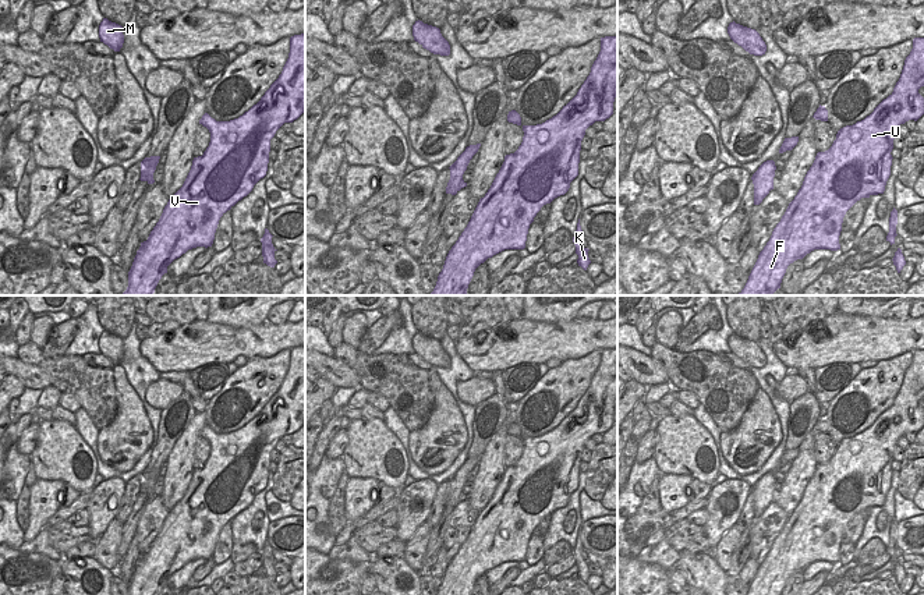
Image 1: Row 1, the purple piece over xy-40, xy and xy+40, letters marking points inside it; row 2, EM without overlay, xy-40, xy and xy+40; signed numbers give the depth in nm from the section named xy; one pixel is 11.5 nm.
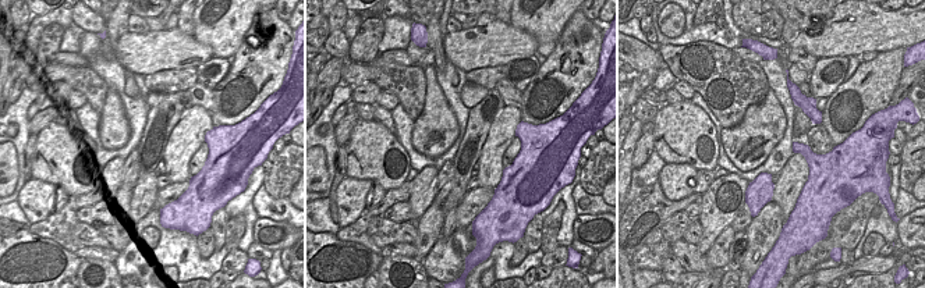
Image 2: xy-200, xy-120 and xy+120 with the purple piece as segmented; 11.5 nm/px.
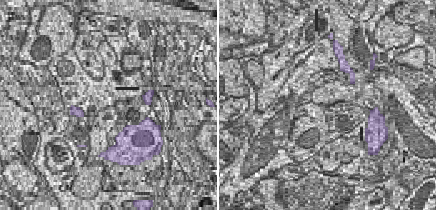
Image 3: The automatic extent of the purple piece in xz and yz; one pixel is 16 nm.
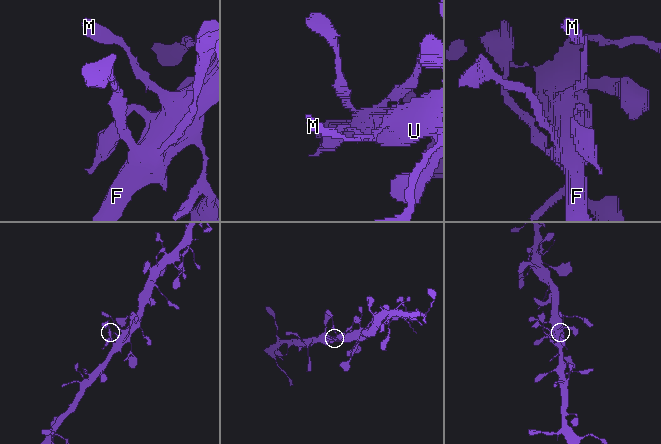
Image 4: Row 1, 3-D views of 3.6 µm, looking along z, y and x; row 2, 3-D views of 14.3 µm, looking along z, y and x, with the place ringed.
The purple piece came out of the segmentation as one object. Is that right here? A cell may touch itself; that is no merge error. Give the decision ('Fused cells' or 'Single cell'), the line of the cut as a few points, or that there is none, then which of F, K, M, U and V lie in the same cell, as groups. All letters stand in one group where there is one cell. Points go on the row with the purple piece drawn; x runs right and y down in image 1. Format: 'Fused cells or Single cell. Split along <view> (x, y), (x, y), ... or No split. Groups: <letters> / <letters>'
Single cell. No split. Groups: F K M U V.

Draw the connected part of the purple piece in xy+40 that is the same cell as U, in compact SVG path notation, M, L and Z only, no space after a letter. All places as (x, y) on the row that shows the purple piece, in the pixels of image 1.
M924 38L913 39L913 49L893 92L874 111L853 125L840 128L832 146L818 152L803 185L789 203L780 222L737 295L772 295L780 288L782 279L790 263L803 259L814 249L840 249L839 235L846 212L861 198L884 194L891 176L893 139L900 124L917 121L924 114L924 98L918 89L924 86Z

